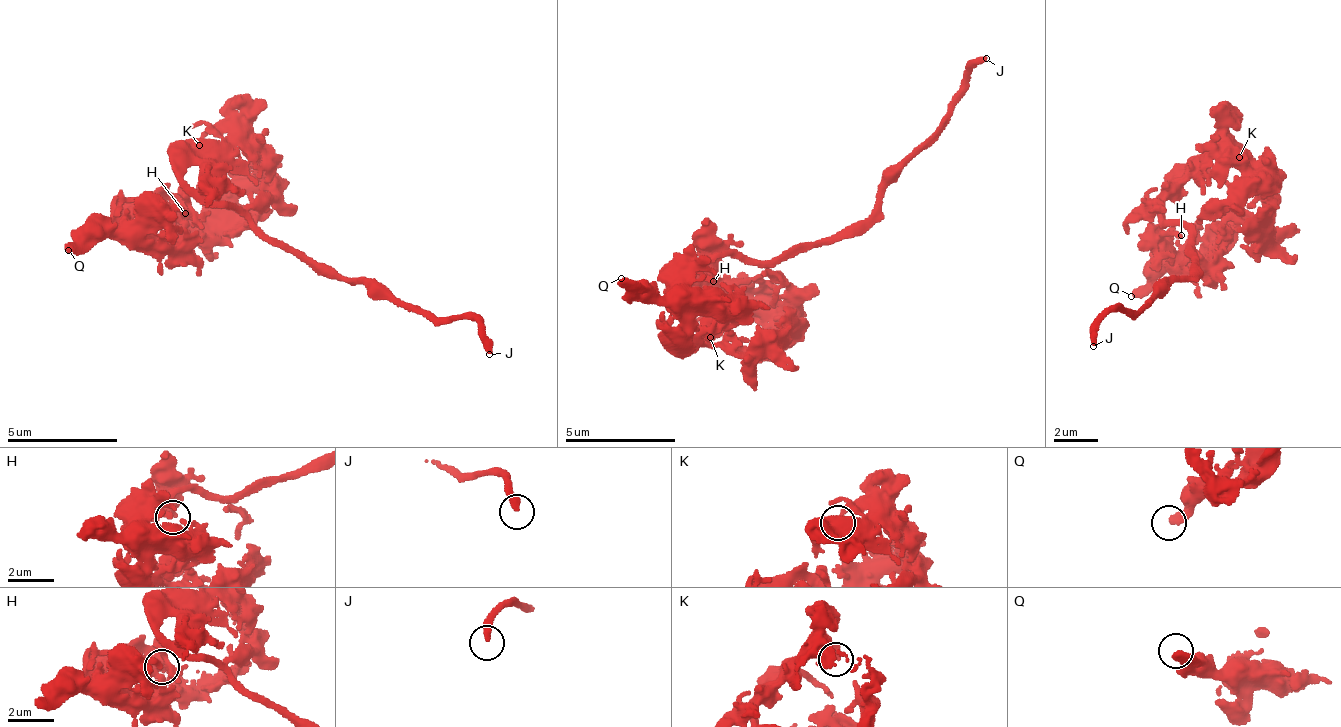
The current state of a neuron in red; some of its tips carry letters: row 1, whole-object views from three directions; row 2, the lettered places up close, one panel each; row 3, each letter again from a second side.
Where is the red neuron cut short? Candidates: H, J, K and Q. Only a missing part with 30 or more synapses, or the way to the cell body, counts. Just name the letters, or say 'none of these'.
J

